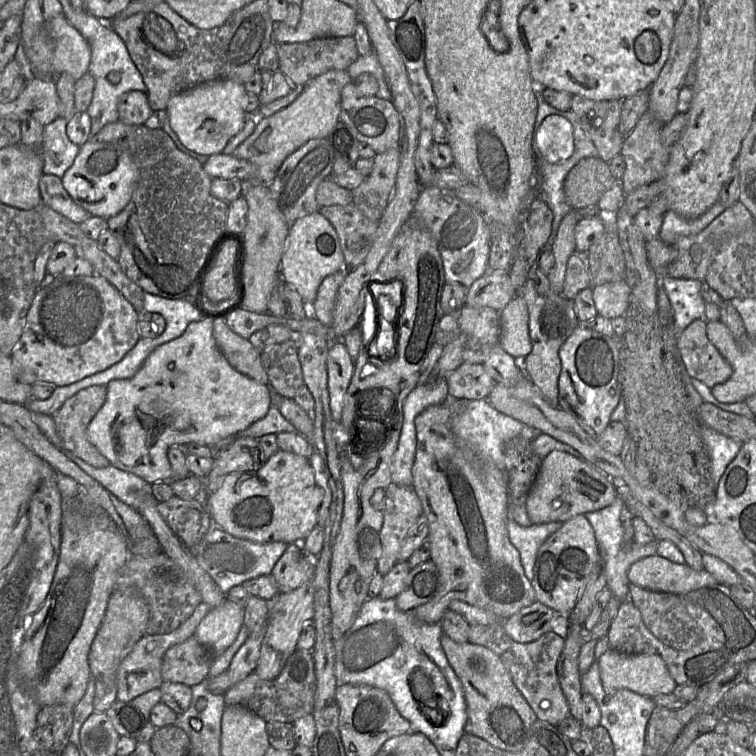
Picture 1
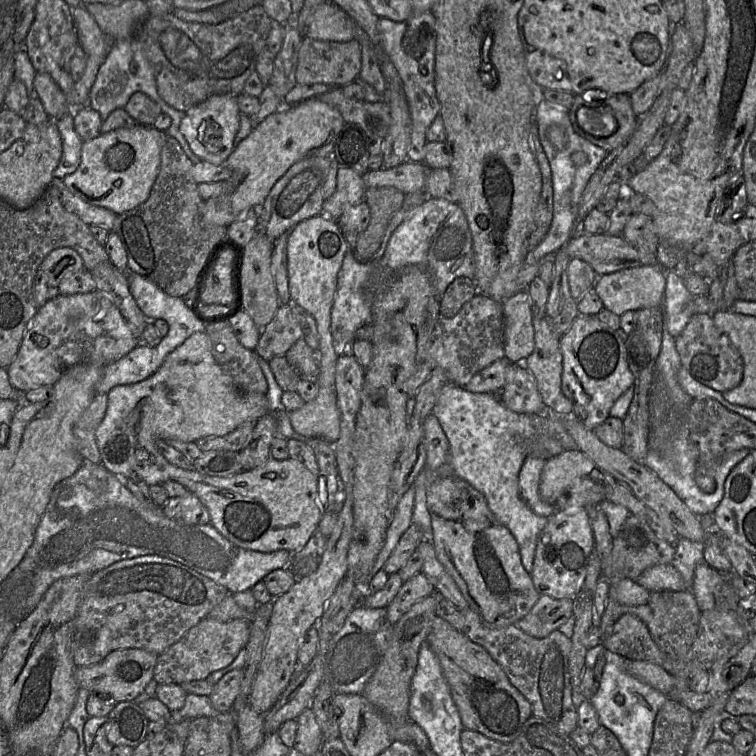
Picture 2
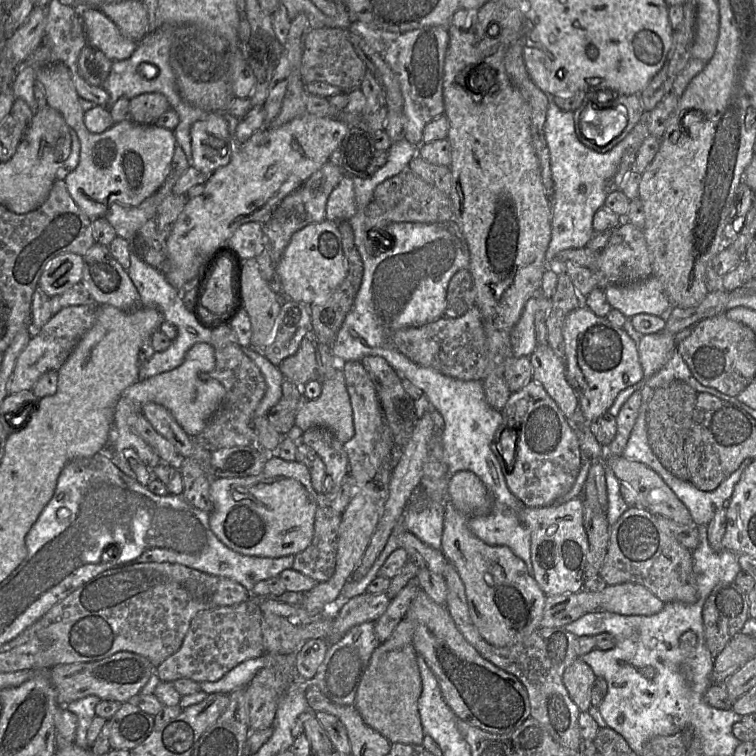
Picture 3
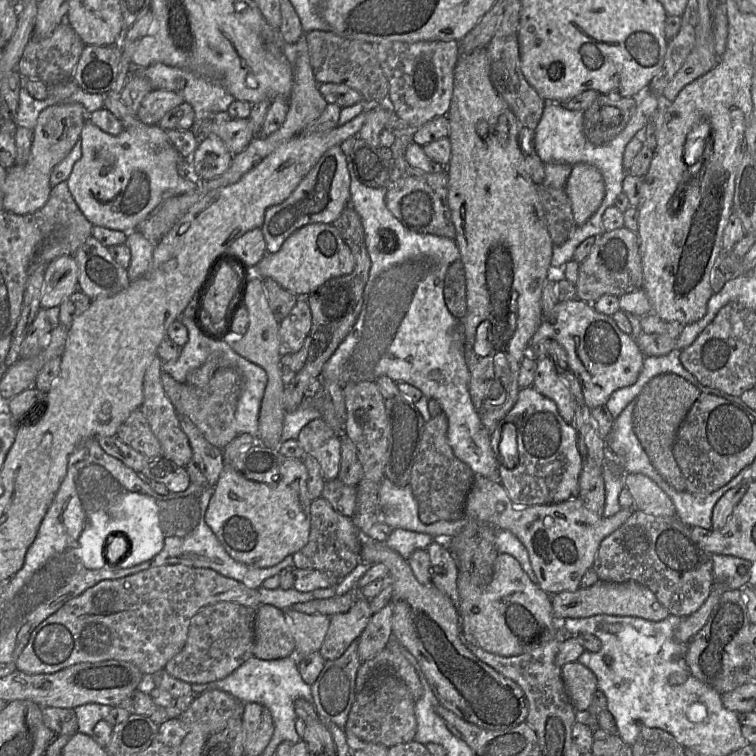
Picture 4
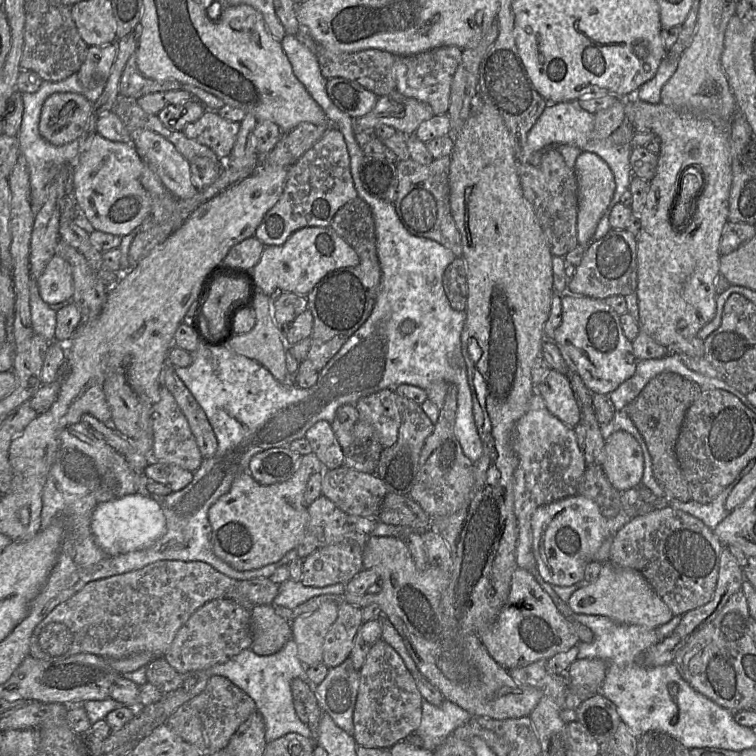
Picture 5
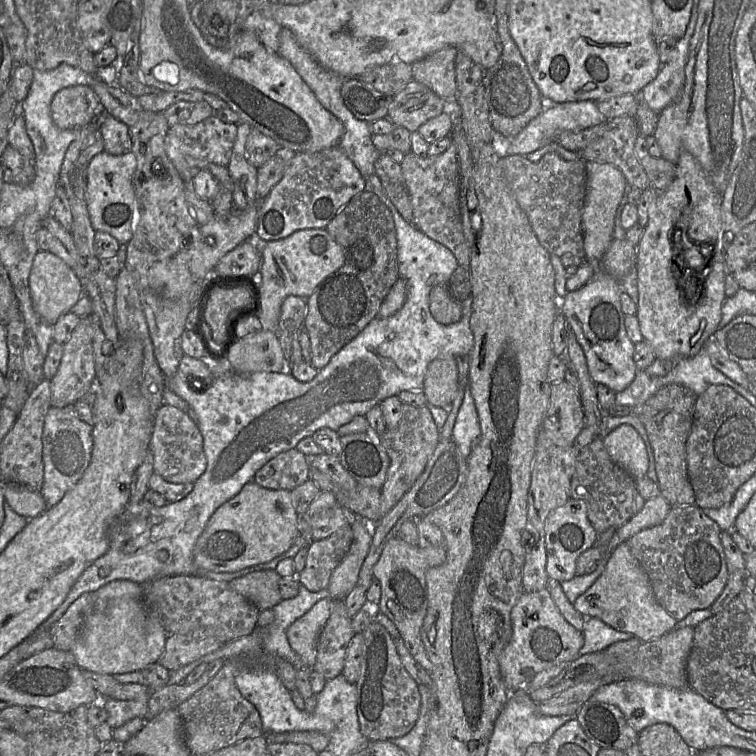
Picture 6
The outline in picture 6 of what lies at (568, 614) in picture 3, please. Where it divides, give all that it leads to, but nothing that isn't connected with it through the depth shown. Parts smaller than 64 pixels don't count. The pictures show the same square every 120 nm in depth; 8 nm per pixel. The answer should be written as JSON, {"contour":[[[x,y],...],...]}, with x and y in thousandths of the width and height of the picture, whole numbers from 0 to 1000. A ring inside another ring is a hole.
{"contour":[[[829,717],[808,730],[798,758],[761,794],[758,802],[774,816],[791,817],[817,835],[837,839],[851,849],[876,843],[890,833],[897,823],[869,795],[857,761]]]}

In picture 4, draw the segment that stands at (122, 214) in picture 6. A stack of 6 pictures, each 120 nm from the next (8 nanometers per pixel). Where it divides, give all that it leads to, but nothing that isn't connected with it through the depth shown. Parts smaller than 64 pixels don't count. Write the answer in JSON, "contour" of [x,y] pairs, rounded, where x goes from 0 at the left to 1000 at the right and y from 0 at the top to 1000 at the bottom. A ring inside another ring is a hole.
{"contour":[[[115,156],[106,183],[108,205],[98,217],[87,241],[103,274],[123,299],[171,308],[180,304],[197,287],[214,267],[217,255],[241,258],[257,253],[262,246],[261,237],[243,235],[237,231],[234,220],[241,206],[229,193],[220,173],[209,164],[193,165],[184,159],[184,161],[177,161],[173,168],[164,169],[156,179],[147,179],[136,175]]]}

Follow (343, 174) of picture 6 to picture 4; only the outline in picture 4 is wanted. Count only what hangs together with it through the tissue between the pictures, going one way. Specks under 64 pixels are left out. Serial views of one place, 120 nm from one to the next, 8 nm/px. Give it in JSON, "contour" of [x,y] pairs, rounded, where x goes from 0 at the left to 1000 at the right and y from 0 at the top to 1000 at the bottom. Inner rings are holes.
{"contour":[[[450,192],[435,196],[373,269],[354,275],[345,300],[352,335],[365,335],[393,303],[413,295],[439,296],[463,271],[463,233],[459,209]]]}

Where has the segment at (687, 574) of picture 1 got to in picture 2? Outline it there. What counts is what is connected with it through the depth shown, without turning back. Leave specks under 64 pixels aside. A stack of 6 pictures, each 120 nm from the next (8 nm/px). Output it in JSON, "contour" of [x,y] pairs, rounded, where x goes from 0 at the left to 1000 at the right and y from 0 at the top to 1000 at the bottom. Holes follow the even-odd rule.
{"contour":[[[889,746],[861,749],[839,769],[860,783],[909,780],[901,759]]]}

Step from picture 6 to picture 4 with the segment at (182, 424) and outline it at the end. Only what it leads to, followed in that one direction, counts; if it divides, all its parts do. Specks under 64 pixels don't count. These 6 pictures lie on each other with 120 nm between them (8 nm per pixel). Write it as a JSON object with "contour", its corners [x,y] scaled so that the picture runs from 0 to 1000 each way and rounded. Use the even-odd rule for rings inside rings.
{"contour":[[[206,470],[194,487],[189,504],[190,529],[184,541],[192,549],[202,574],[213,587],[214,604],[245,618],[254,606],[254,594],[247,575],[239,566],[235,546],[217,517],[213,503],[214,480],[213,474]]]}

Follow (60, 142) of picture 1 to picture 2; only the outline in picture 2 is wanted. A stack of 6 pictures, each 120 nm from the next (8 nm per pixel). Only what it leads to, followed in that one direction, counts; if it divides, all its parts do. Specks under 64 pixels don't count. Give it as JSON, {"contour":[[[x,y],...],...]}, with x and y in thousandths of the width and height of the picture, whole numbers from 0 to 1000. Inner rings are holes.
{"contour":[[[95,139],[90,151],[77,159],[71,159],[82,183],[83,200],[79,216],[70,226],[70,231],[82,238],[89,231],[99,228],[107,213],[110,187],[98,171],[97,155],[99,155],[104,146],[119,142],[110,142],[108,139]]]}

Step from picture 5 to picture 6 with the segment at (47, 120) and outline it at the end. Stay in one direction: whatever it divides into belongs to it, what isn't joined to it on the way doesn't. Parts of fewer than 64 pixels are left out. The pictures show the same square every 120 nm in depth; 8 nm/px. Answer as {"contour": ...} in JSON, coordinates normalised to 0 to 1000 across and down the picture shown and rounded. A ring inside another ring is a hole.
{"contour":[[[95,114],[73,124],[66,140],[67,155],[79,171],[108,171],[124,159],[132,140],[120,114]]]}

